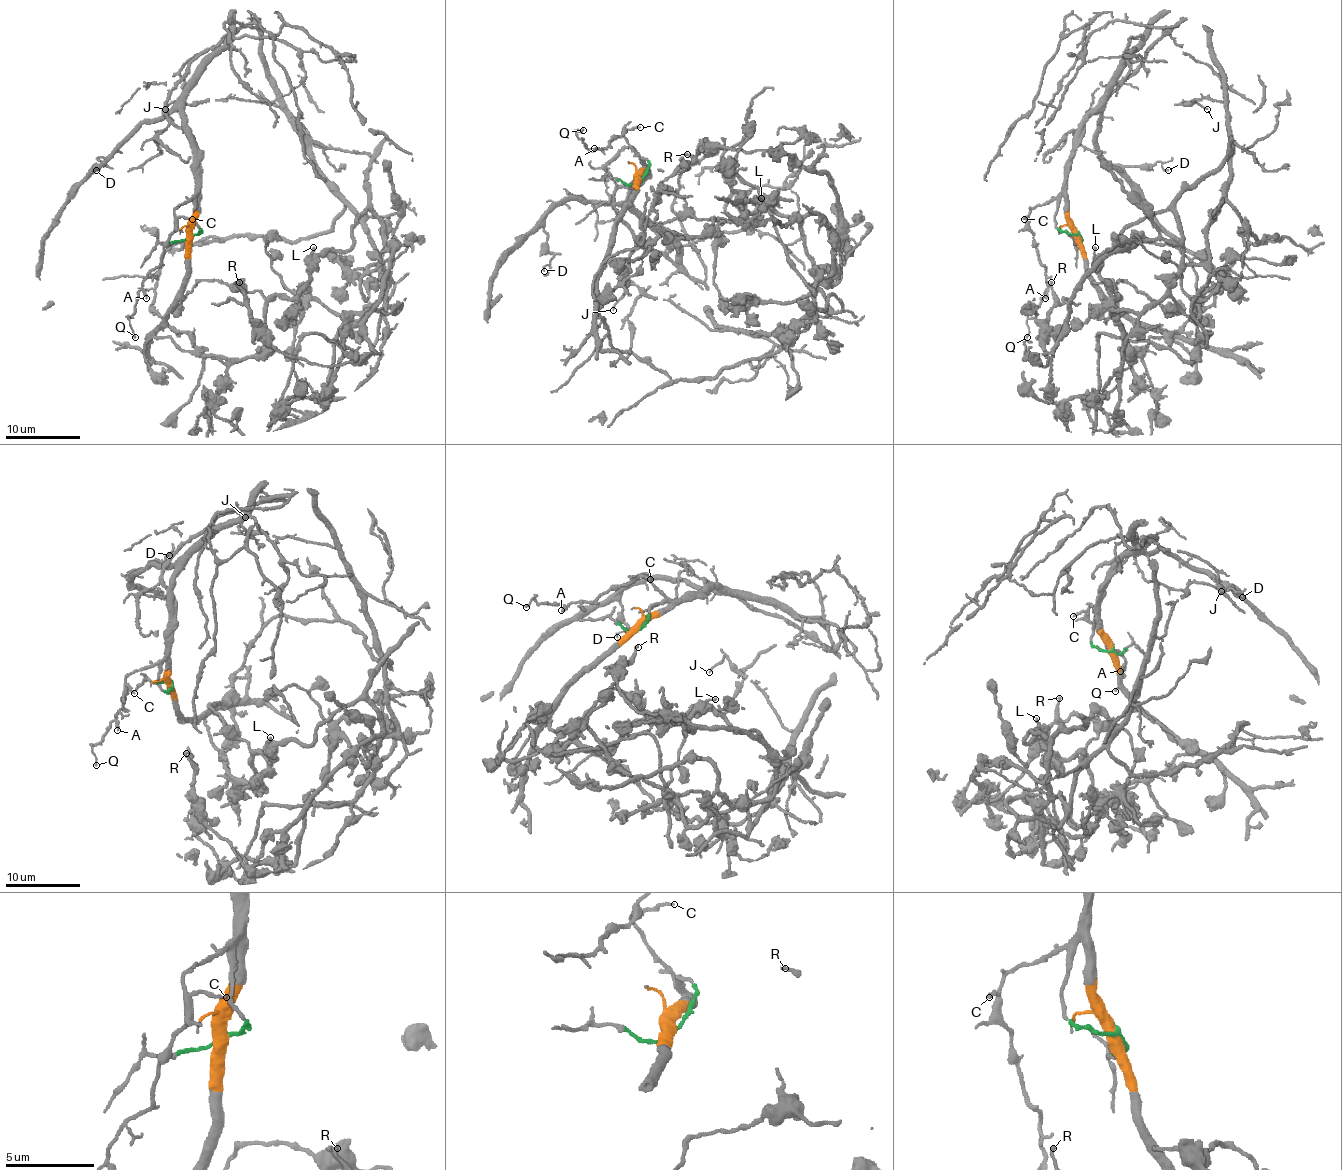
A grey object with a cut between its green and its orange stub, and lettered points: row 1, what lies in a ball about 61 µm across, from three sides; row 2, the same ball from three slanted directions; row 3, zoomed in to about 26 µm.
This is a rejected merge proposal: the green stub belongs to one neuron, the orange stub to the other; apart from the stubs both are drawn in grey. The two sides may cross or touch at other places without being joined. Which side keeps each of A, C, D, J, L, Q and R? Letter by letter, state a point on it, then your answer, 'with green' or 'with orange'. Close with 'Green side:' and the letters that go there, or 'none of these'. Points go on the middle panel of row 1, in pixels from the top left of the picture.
A: (594, 148) | with green
C: (640, 127) | with green
D: (544, 271) | with orange
J: (613, 310) | with orange
L: (761, 198) | with orange
Q: (583, 130) | with green
R: (687, 154) | with orange
Green side: A, C, Q

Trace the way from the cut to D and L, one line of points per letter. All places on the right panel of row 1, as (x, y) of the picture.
D: (1079, 233), (1069, 218), (1065, 162), (1075, 132), (1095, 110), (1097, 151), (1114, 166), (1159, 162), (1168, 170)
L: (1079, 233), (1090, 280), (1122, 310), (1161, 334), (1133, 358), (1118, 297), (1099, 274), (1095, 246)

